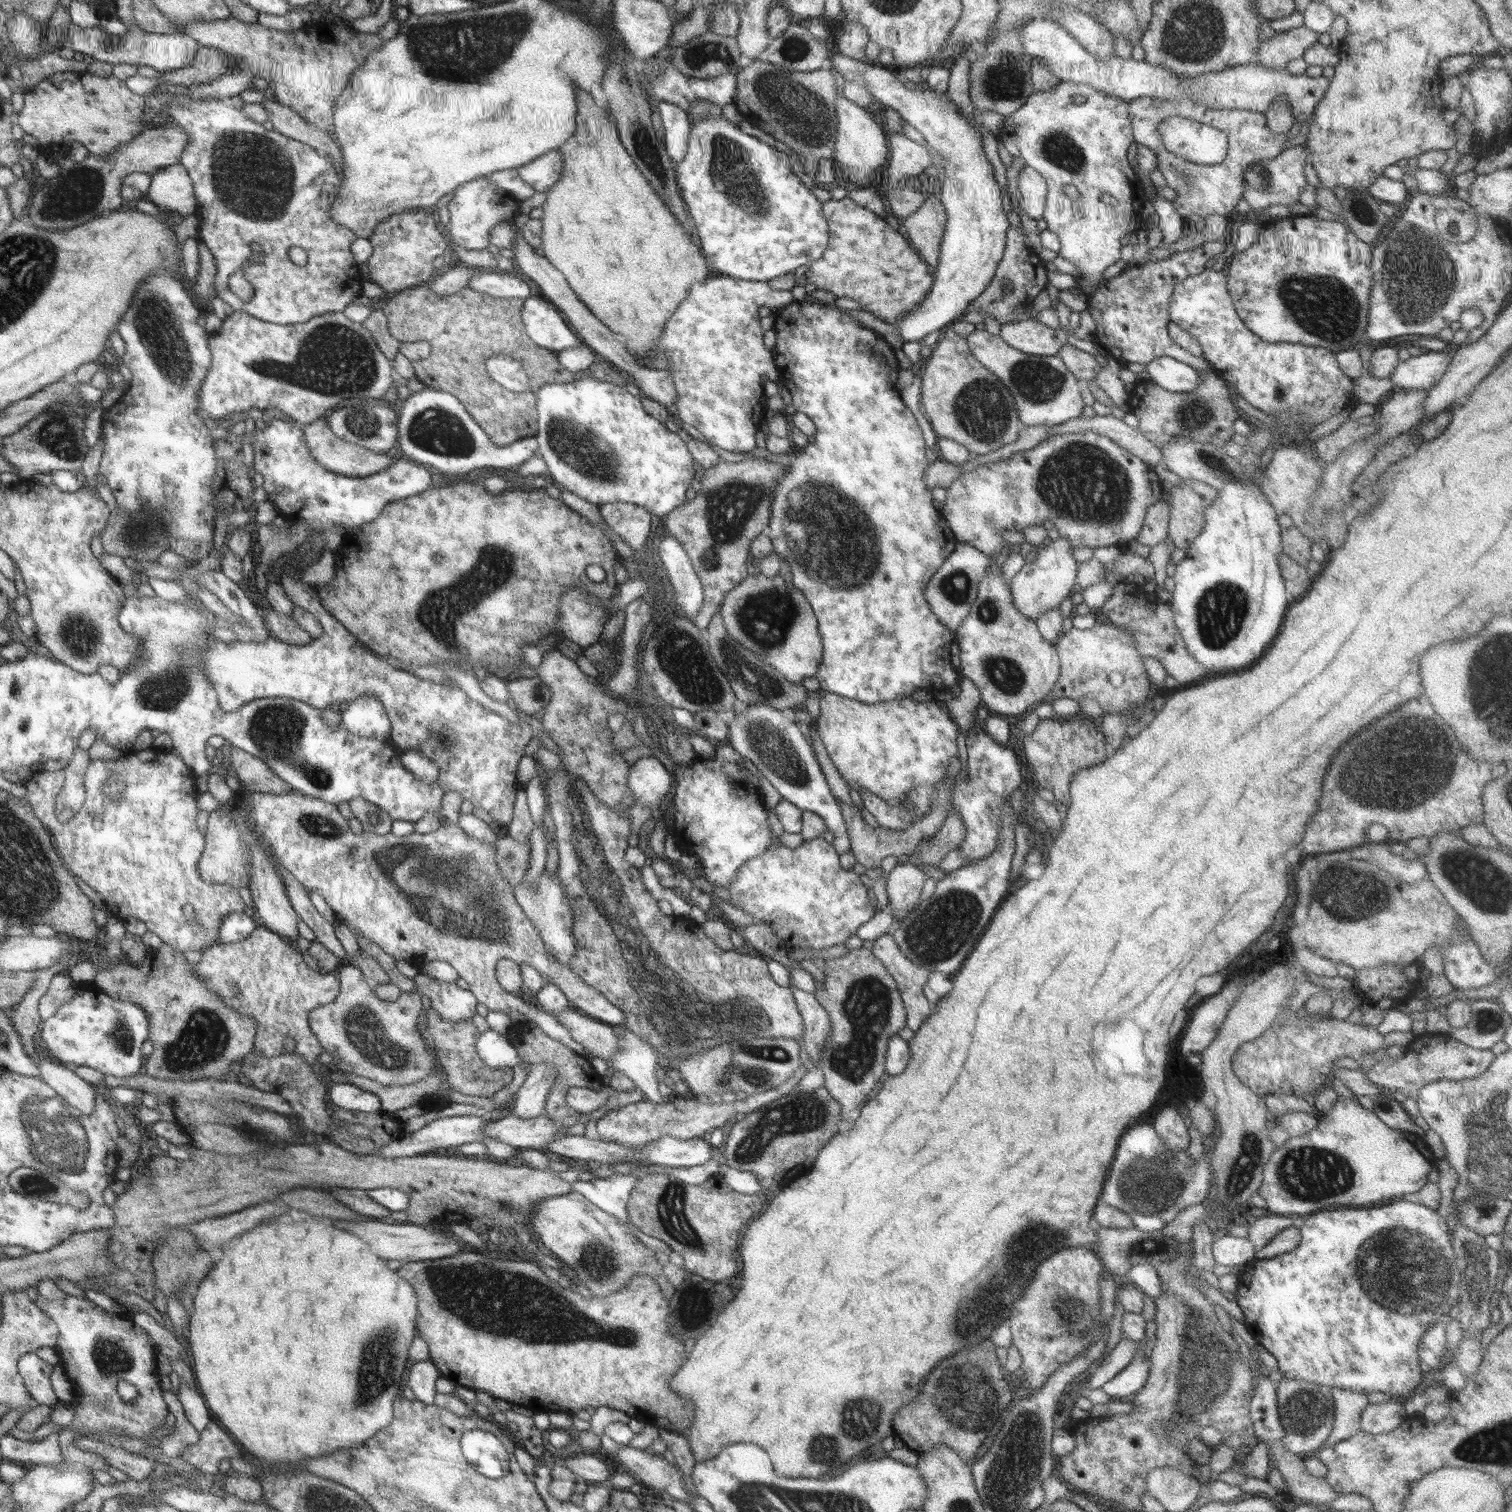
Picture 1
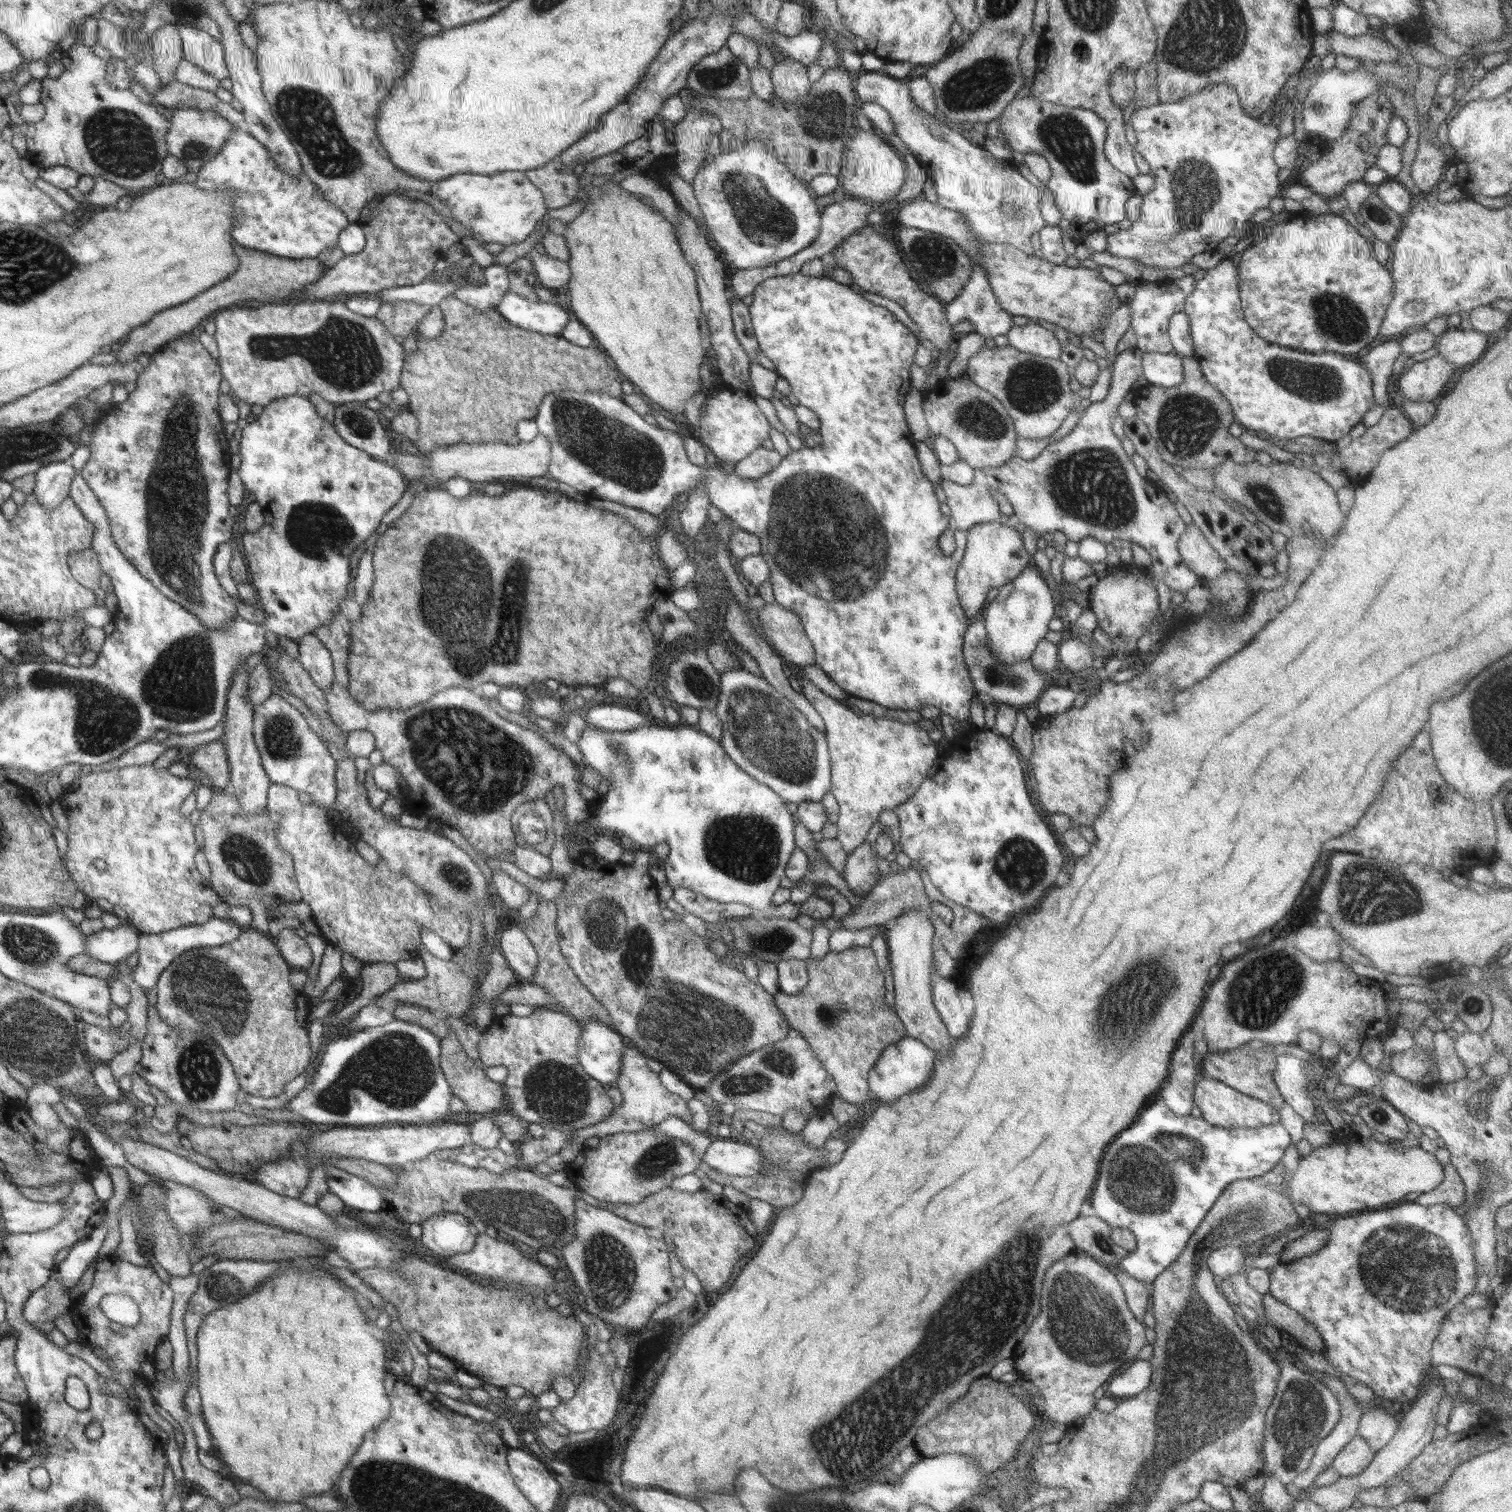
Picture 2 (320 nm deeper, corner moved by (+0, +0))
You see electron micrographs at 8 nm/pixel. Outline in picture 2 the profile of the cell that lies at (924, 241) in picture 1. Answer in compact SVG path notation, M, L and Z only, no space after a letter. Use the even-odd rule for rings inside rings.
M903 227L898 234L898 244L903 260L909 264L912 275L928 295L948 303L960 295L960 291L970 280L973 261L952 239L934 232Z

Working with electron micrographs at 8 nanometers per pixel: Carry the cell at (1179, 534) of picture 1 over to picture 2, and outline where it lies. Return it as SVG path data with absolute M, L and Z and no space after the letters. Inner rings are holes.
M1192 522L1180 536L1177 550L1183 562L1201 580L1218 578L1230 568Z

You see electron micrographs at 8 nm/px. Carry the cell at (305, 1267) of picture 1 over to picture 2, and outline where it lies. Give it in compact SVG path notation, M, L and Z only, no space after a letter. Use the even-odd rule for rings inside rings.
M304 1258L288 1263L289 1266L283 1272L273 1274L269 1280L265 1280L259 1288L241 1300L224 1305L223 1308L208 1314L198 1332L197 1385L201 1396L201 1414L213 1438L214 1451L228 1466L228 1470L236 1475L238 1482L262 1491L274 1503L300 1503L304 1497L316 1497L316 1495L328 1493L328 1490L334 1486L334 1482L340 1478L350 1458L354 1456L354 1452L358 1450L358 1446L362 1444L364 1440L362 1434L368 1430L374 1430L390 1414L390 1400L386 1396L386 1384L383 1382L389 1372L386 1368L386 1362L388 1362L386 1344L382 1340L376 1340L368 1332L368 1324L362 1310L358 1308L358 1304L354 1306L354 1298L342 1290L341 1280L336 1280L330 1271L312 1265Z

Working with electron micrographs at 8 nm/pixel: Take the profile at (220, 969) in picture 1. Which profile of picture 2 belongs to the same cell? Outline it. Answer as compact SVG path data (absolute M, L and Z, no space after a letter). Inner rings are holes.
M244 928L235 941L220 946L198 947L186 950L162 972L156 984L160 1019L170 1027L198 1031L220 1044L246 1094L276 1098L296 1076L302 1074L310 1060L310 1042L306 1032L308 996L298 996L292 990L288 974L290 966L269 934Z

